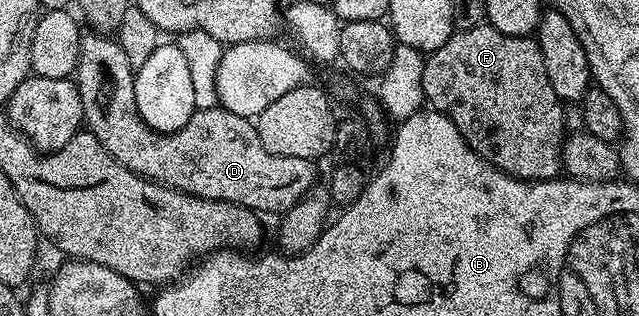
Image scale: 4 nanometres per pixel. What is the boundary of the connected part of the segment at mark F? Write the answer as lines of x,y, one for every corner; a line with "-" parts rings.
488,24
458,30
449,37
447,44
426,57
423,92
426,103
448,116
451,124
459,128
463,140
467,140
473,151
497,170
513,178
522,178
524,182
546,182
562,173
561,146
567,137
566,107
555,96
551,80
547,80
543,52
536,37
507,36

